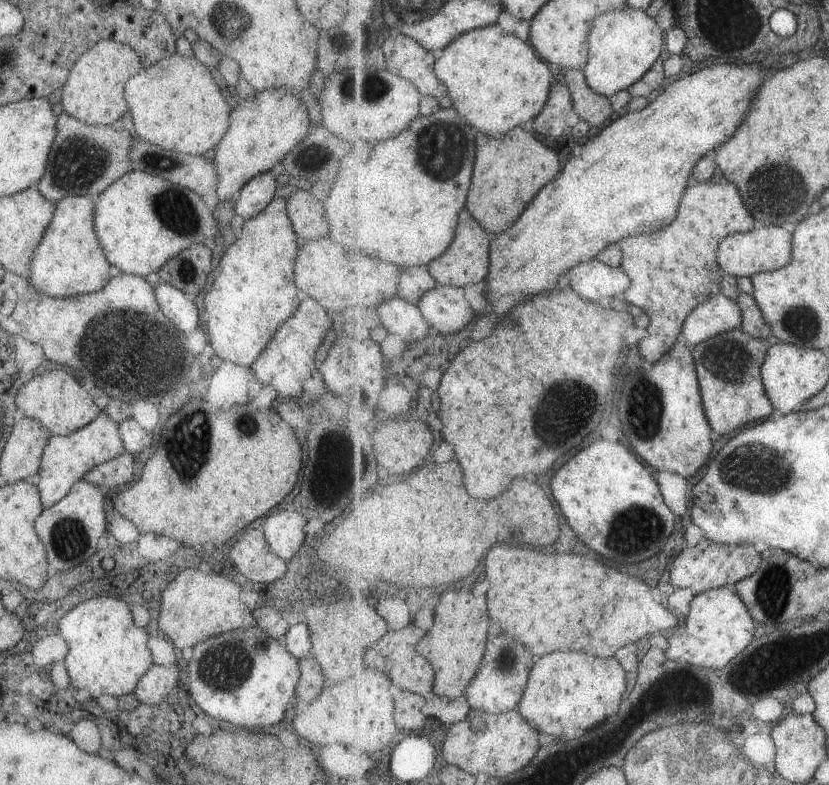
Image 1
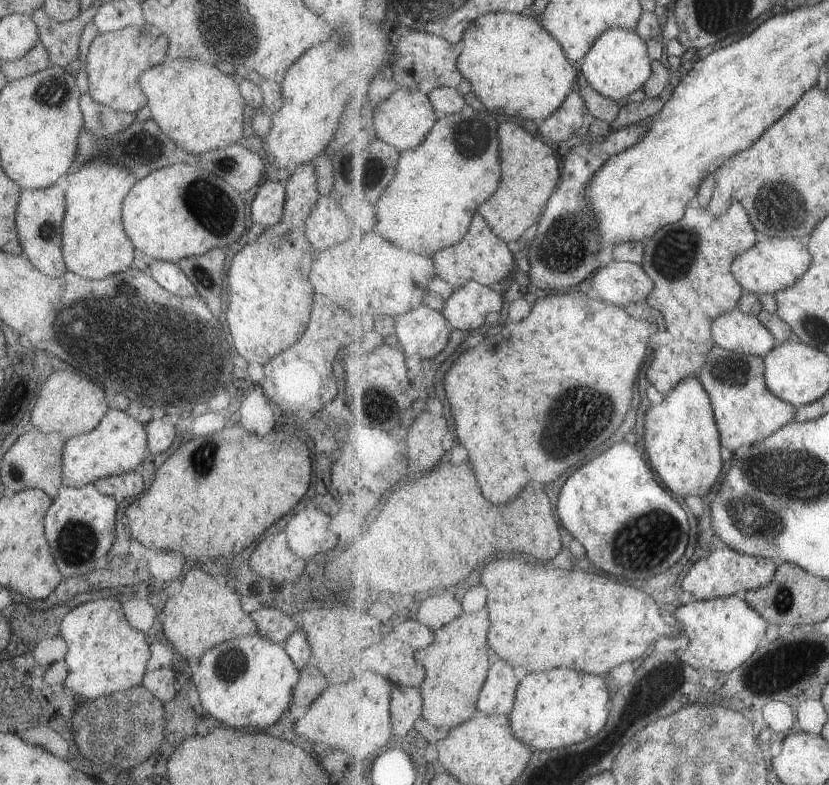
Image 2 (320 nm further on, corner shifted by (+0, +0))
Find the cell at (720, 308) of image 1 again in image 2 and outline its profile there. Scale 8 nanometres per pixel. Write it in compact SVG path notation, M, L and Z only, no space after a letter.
M738 308L716 318L712 331L717 345L748 355L765 358L780 345L758 316L743 313Z

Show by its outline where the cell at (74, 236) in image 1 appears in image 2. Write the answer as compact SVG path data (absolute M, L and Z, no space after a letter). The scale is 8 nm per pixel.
M93 157L66 176L62 220L62 259L66 270L83 278L97 279L125 270L133 260L133 244L124 233L121 202L135 184L134 174L117 161Z

